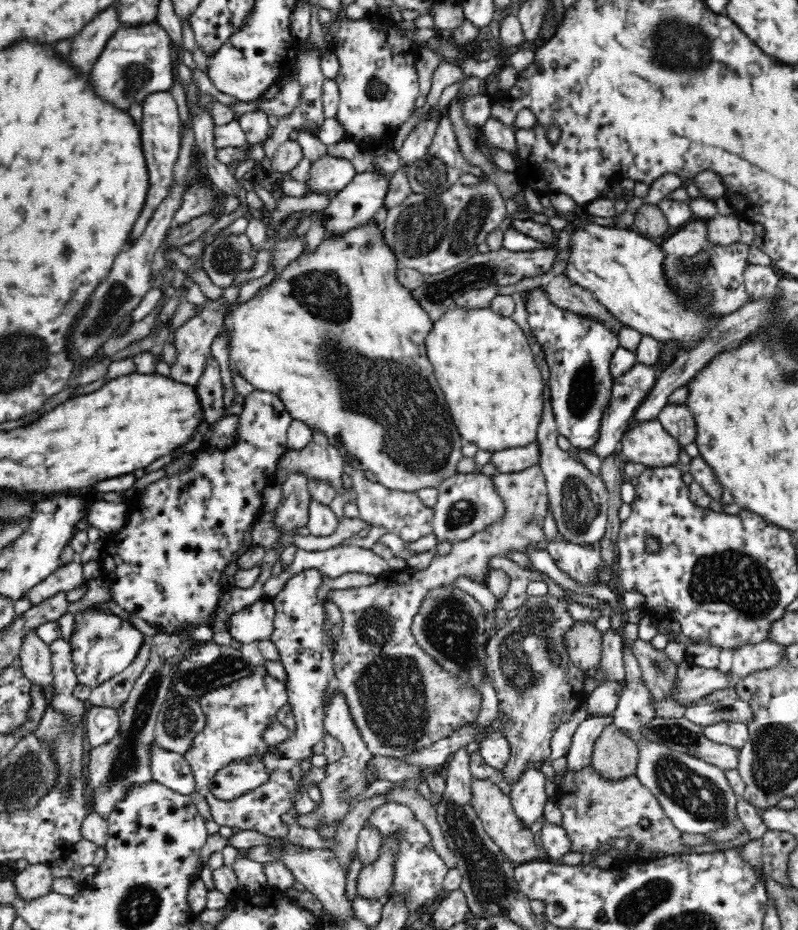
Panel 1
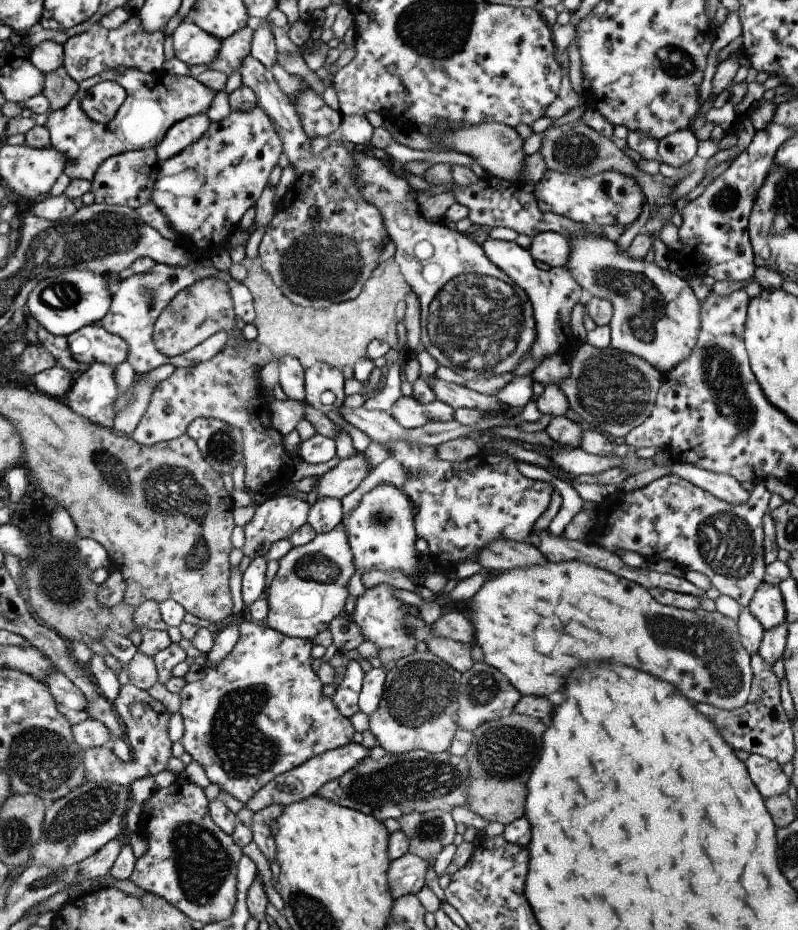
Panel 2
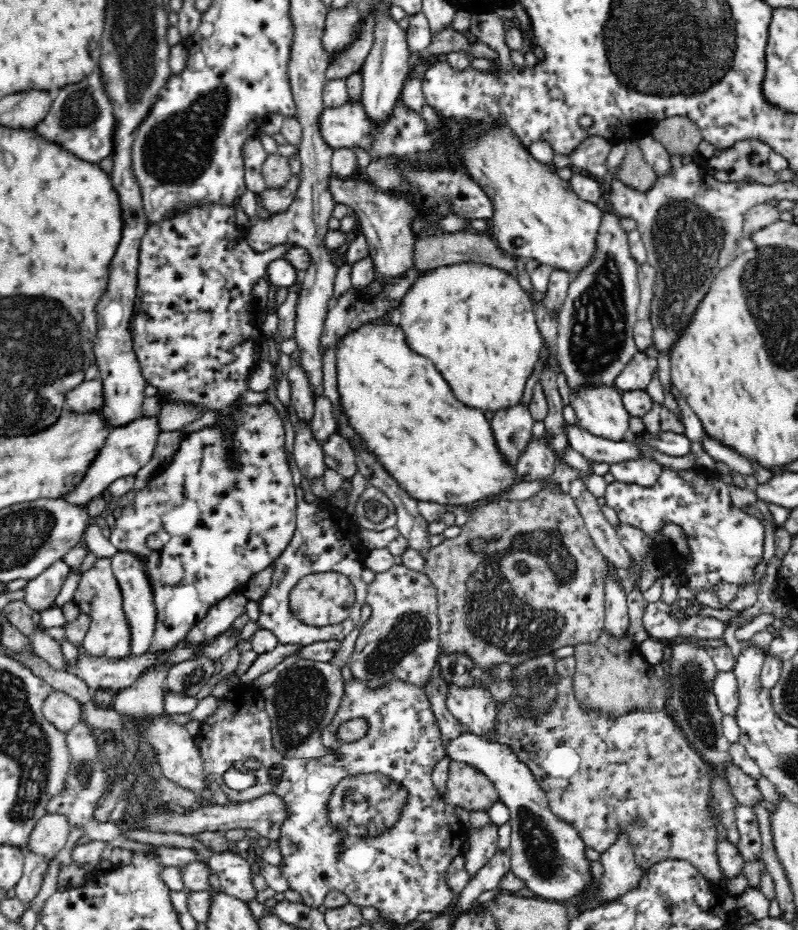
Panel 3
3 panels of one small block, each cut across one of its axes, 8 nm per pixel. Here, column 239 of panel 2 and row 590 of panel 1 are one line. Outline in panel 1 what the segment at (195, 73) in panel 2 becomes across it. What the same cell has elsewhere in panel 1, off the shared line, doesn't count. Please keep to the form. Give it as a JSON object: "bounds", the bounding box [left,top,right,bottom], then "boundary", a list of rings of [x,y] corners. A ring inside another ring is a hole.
{"bounds":[28,553,86,605],"boundary":[[[75,553],[72,562],[61,564],[50,576],[46,576],[42,582],[38,582],[34,588],[30,588],[28,600],[32,601],[33,605],[37,605],[47,598],[60,594],[60,592],[68,592],[80,586],[86,582],[82,571],[83,564],[80,554]]]}

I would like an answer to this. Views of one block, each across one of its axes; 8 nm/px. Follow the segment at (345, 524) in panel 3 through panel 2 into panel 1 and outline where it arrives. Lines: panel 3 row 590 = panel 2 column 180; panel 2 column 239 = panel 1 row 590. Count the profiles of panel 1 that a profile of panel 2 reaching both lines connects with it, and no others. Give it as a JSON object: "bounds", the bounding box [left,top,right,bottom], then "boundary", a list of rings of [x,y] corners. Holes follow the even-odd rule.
{"bounds":[270,568,335,761],"boundary":[[[306,568],[292,576],[282,590],[270,601],[275,606],[273,632],[271,641],[275,644],[280,661],[286,672],[286,689],[288,703],[292,707],[296,720],[296,734],[292,734],[284,743],[276,746],[280,756],[298,761],[314,755],[313,747],[323,741],[326,730],[324,728],[325,699],[331,684],[335,684],[334,661],[332,658],[335,647],[332,645],[334,637],[324,631],[326,626],[326,607],[316,600],[321,593],[322,571],[318,568]]]}

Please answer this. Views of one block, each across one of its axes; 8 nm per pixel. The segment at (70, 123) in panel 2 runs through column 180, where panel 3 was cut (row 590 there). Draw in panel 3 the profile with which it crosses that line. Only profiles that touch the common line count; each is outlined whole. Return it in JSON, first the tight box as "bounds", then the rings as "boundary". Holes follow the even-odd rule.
{"bounds":[73,558,131,658],"boundary":[[[97,558],[93,566],[81,574],[73,601],[90,617],[83,647],[91,657],[126,658],[131,649],[131,632],[123,606],[122,593],[111,567],[111,558]]]}

